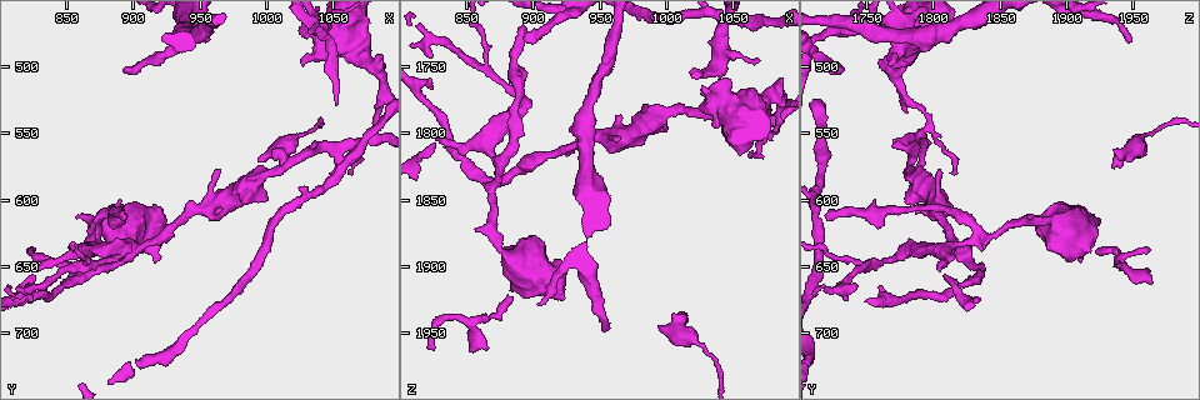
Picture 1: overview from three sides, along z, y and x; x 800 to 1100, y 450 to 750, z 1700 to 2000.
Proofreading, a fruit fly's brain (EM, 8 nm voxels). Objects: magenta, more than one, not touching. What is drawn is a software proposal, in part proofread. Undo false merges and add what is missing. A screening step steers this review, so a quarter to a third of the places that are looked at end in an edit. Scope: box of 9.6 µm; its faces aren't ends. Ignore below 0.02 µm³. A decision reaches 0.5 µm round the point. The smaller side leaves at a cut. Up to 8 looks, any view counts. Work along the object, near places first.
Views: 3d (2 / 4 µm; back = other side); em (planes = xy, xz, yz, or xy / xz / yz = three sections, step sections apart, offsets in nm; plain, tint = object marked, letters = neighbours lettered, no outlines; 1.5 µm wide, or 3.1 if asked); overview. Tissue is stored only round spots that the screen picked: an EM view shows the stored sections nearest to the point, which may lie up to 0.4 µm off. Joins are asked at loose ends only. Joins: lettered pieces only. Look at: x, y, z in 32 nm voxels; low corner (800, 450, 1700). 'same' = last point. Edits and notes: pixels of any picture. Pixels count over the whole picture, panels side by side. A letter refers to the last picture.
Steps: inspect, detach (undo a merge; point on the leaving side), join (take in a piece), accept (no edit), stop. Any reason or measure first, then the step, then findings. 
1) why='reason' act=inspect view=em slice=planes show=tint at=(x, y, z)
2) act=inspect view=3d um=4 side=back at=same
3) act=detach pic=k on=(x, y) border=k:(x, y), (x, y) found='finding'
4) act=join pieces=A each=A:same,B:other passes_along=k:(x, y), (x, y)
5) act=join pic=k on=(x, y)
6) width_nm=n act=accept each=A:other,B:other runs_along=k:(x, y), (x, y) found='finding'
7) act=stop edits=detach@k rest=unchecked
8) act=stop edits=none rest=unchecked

why='branch stops here' act=inspect view=3d um=4 at=(954, 482, 1946)

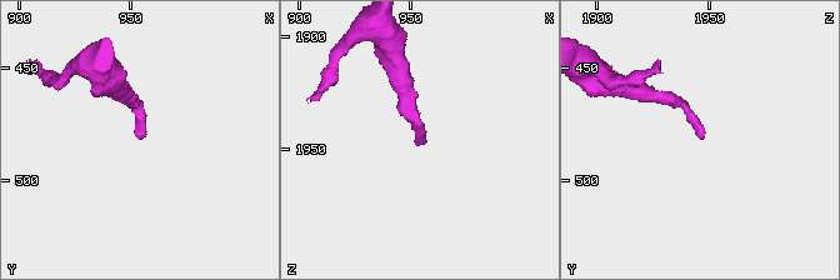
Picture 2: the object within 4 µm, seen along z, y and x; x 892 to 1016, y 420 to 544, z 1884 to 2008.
act=inspect view=em slice=planes show=letters at=(954, 482, 1946)

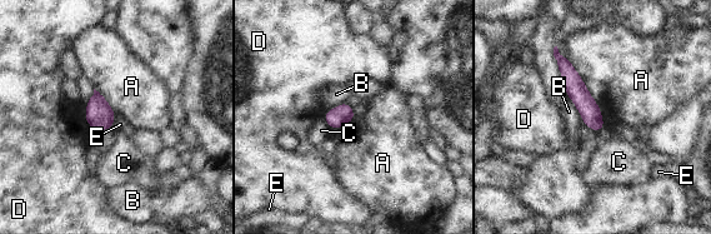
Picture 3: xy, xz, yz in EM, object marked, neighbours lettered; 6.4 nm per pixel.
width_nm=120 act=accept each=A:other,B:other,C:other,D:other,E:other border=3:(567, 95), (584, 122) found='no lettered piece goes on from it'

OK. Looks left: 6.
why='free end' act=inspect view=em slice=xy step=8 show=letters at=(1010, 574, 1934)

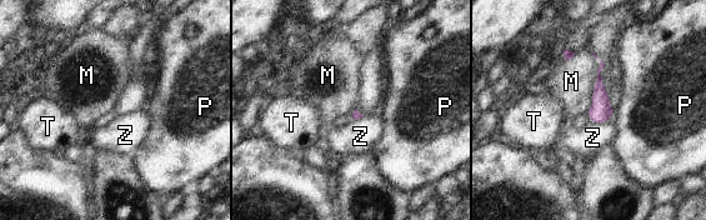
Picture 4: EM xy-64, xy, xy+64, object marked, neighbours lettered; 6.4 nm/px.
longest_contact=M:400nm act=accept each=M:other,P:other,T:other,Z:other border=4:(592, 53), (599, 69), (584, 114) found='no lettered piece goes on from it'

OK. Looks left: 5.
why='sharp bend' act=inspect view=3d um=4 at=(890, 642, 1774)

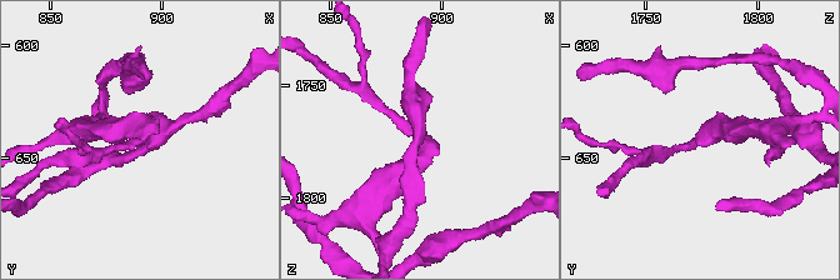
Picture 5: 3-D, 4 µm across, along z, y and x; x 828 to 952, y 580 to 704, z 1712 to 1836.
act=inspect view=em um=3.1 slice=planes show=letters at=(888, 642, 1775)

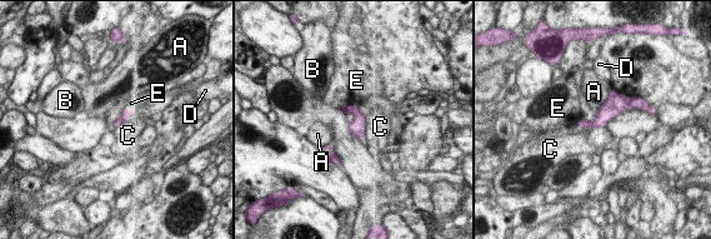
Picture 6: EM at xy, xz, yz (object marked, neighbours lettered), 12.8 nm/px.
width_nm=100 act=accept each=A:other,B:other,C:other,D:other,E:other border=6:(360, 108), (364, 115), (364, 139) found='one cell here'

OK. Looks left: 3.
act=stop edits=none rest=unchecked

